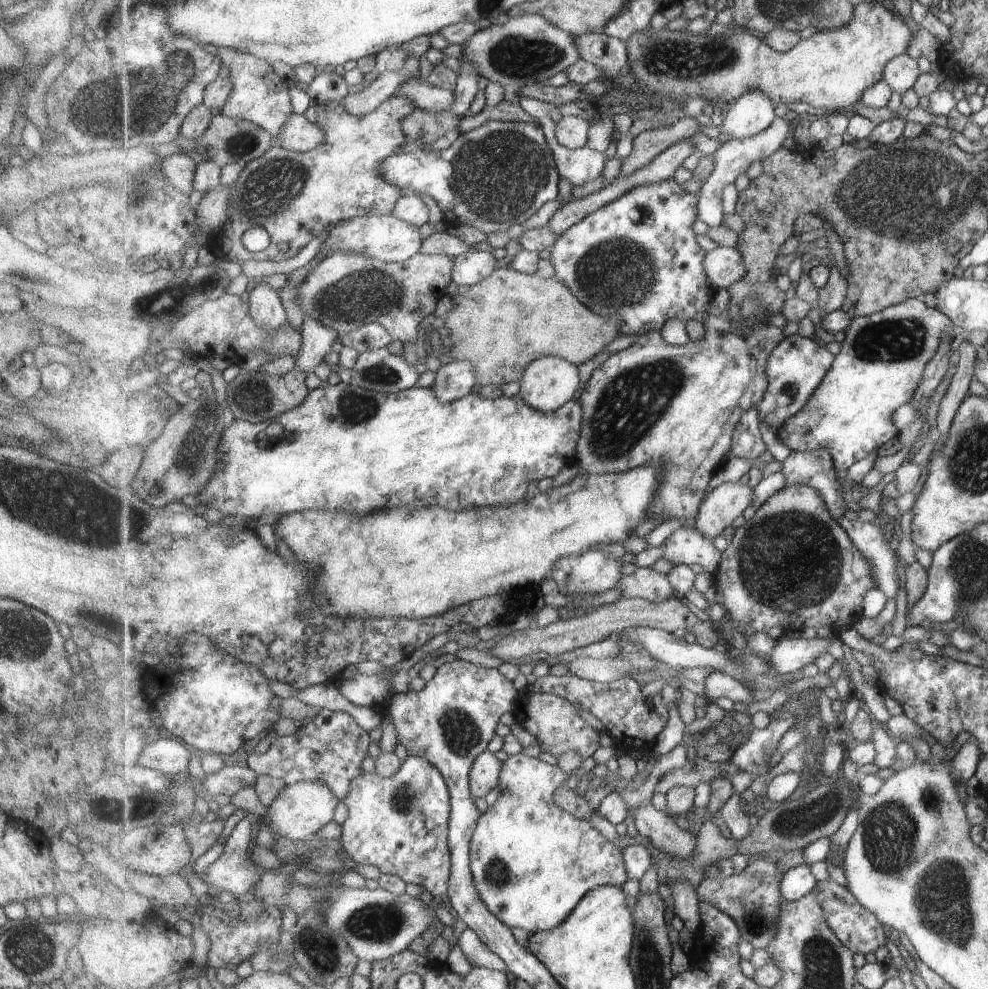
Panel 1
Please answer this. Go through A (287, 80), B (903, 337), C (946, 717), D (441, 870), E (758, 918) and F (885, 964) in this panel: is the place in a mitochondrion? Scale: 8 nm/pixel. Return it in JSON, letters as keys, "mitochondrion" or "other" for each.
{"A":"other","B":"mitochondrion","C":"other","D":"other","E":"mitochondrion","F":"other"}

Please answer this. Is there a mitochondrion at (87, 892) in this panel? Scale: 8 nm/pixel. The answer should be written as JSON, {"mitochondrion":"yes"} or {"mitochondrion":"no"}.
{"mitochondrion":"no"}

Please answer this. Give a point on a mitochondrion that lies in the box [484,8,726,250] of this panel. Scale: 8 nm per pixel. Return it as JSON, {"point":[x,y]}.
{"point":[522,56]}

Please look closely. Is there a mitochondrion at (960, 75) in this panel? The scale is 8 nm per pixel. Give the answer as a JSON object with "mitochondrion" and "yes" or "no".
{"mitochondrion":"no"}

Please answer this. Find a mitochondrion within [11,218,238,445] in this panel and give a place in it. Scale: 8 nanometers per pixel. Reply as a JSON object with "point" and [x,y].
{"point":[200,286]}

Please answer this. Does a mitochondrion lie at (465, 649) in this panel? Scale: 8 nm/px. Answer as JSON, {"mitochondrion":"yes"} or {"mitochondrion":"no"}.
{"mitochondrion":"no"}

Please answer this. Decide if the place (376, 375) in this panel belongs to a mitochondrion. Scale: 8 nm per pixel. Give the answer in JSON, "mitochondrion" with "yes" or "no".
{"mitochondrion":"yes"}

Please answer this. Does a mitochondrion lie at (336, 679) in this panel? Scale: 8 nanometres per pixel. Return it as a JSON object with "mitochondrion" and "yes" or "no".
{"mitochondrion":"no"}

